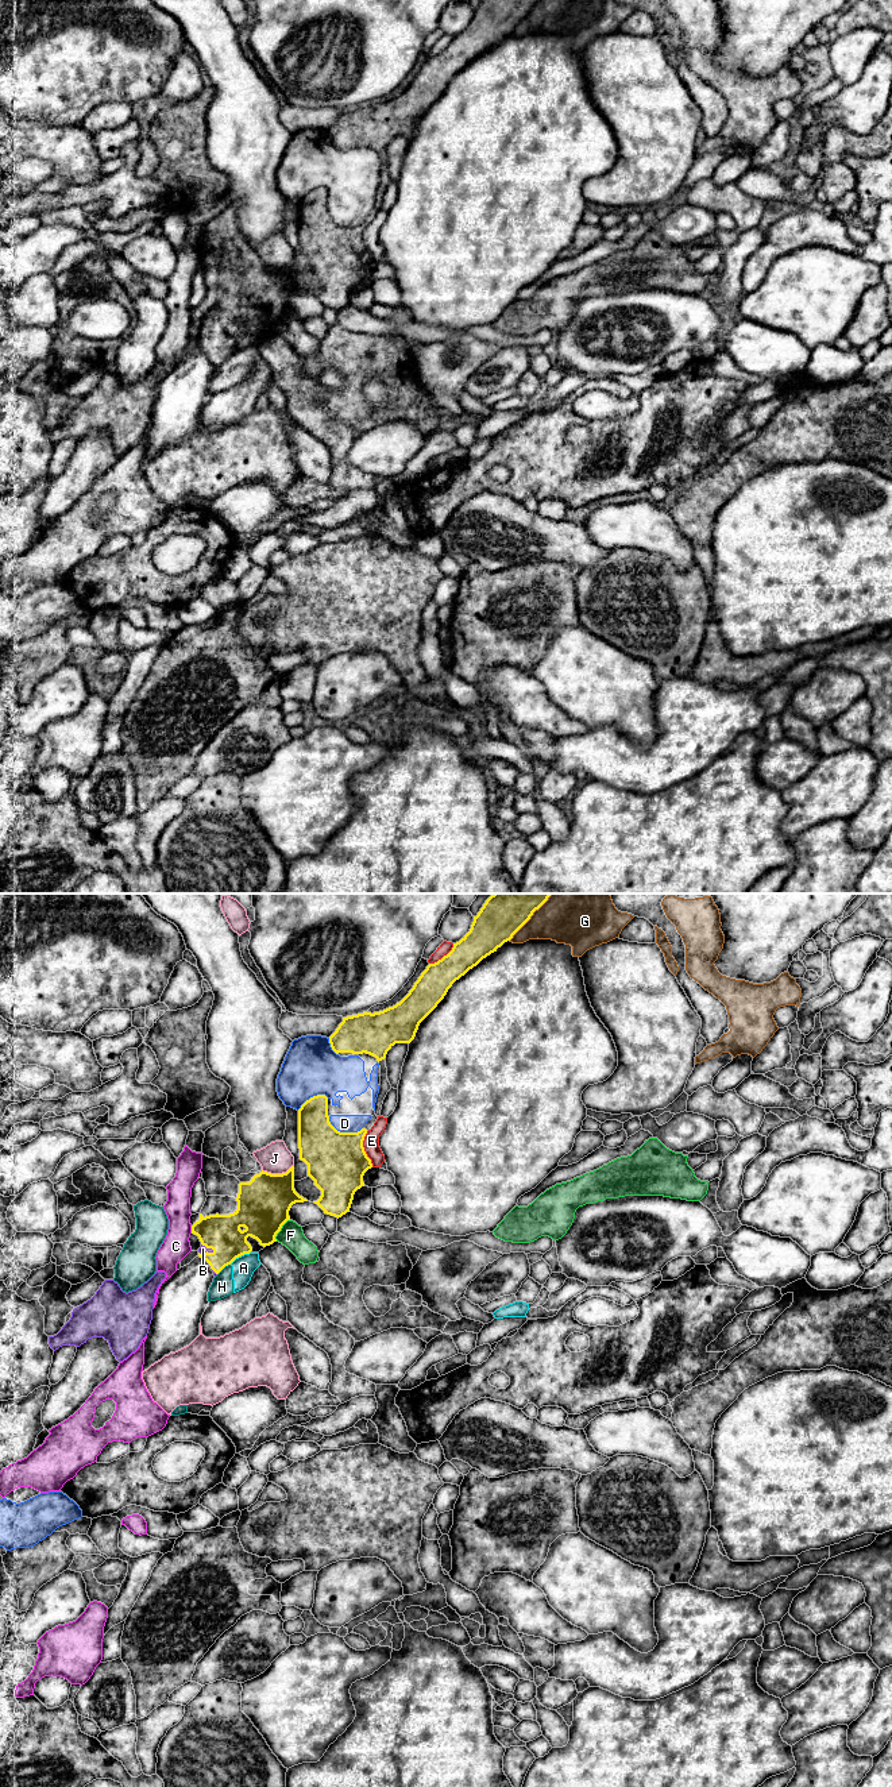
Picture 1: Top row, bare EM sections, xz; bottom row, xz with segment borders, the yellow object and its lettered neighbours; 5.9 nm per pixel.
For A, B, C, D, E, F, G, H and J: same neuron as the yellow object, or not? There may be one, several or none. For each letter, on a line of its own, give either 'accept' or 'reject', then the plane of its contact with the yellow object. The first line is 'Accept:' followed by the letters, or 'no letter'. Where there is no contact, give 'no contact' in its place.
Accept: B
A: reject; contact in xz
B: accept; contact in xz
C: reject; contact in xz
D: reject; contact in xz
E: reject; contact in xz
F: reject; contact in xz
G: reject; contact in xz
H: reject; contact in xz
J: reject; contact in xz

